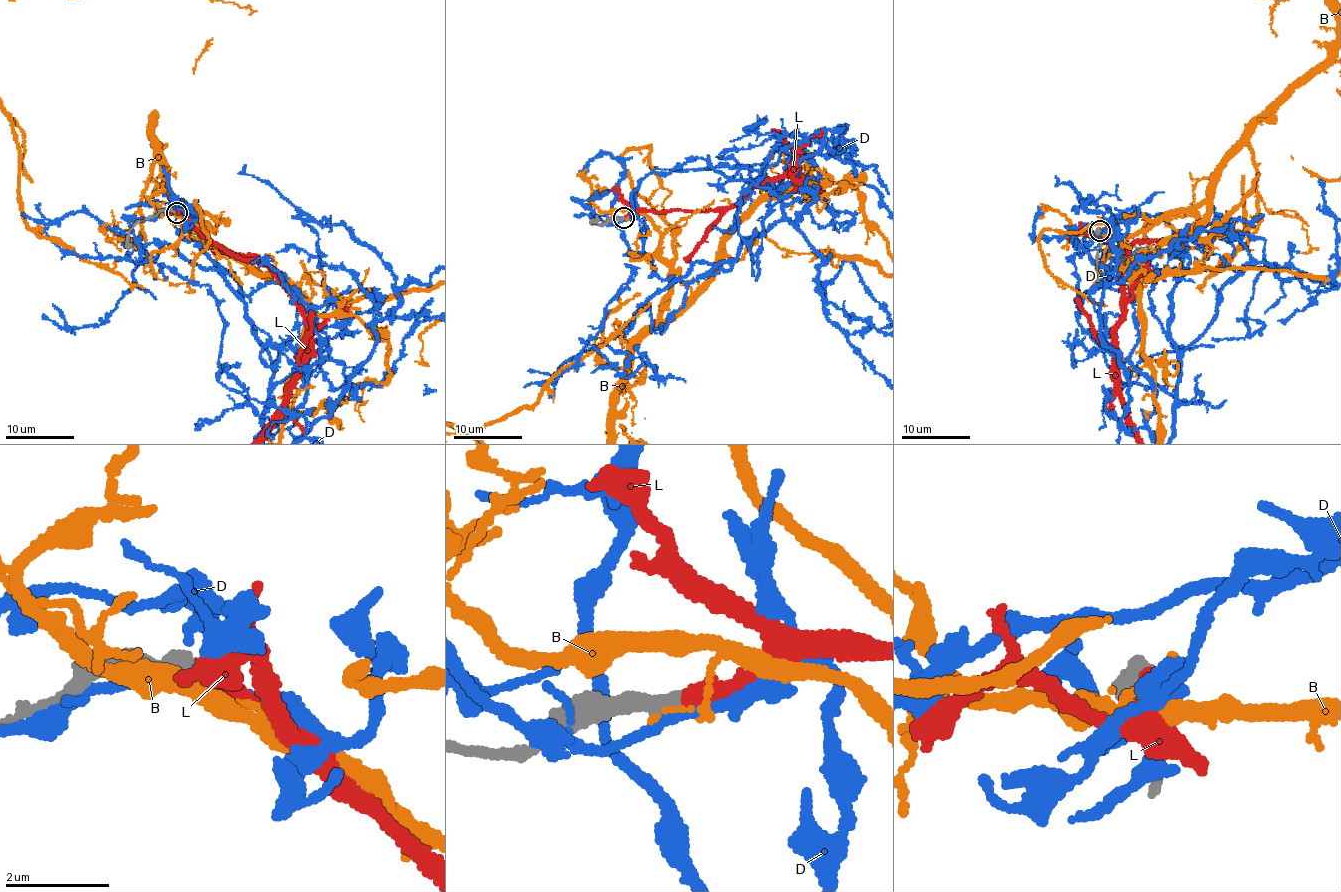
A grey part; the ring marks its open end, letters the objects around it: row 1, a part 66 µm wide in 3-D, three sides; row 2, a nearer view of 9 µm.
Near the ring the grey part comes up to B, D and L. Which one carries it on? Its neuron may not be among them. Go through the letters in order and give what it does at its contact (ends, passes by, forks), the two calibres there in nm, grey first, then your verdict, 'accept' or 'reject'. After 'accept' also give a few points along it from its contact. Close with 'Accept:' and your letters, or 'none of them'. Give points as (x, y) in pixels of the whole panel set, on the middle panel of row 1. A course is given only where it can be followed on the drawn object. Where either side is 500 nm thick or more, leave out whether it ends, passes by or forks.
B: it passes by; 420 nm thick on the grey side, 90 nm on the other; reject
D: it passes by; 400 nm thick on the grey side, 190 nm on the other; reject
L: it ends there; 360 nm thick on the grey side, 280 nm on the other; accept
Accept: L

